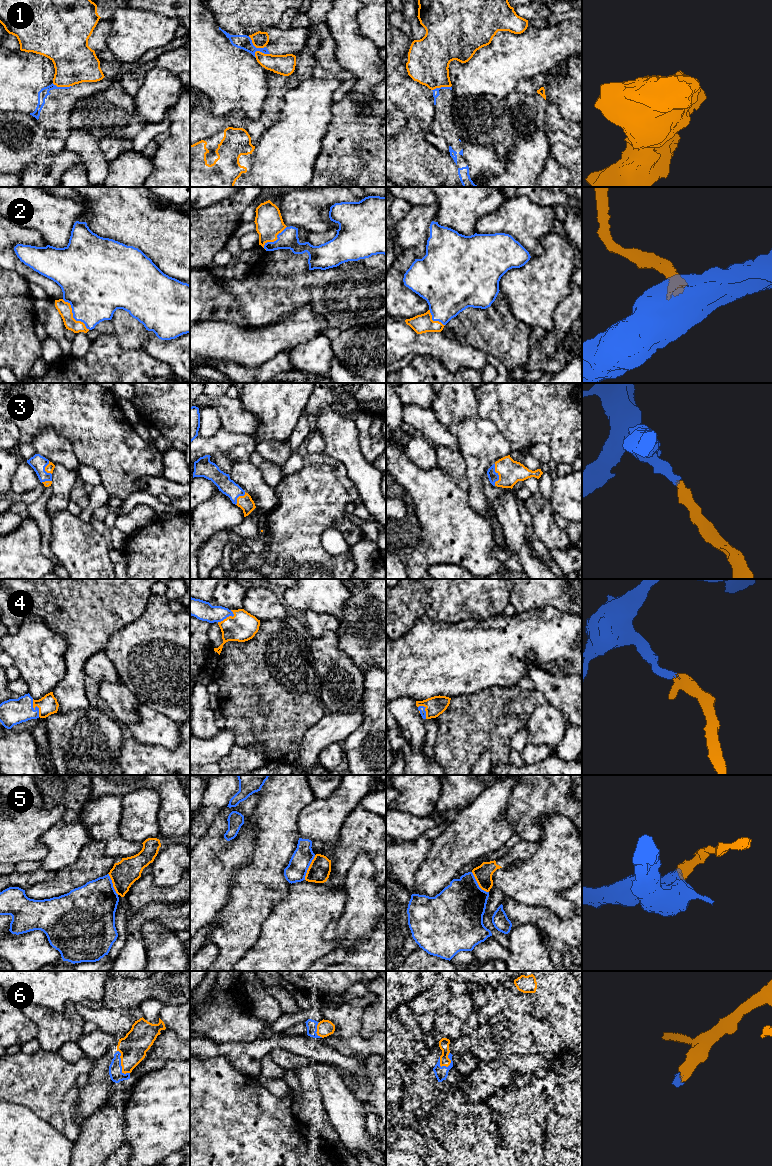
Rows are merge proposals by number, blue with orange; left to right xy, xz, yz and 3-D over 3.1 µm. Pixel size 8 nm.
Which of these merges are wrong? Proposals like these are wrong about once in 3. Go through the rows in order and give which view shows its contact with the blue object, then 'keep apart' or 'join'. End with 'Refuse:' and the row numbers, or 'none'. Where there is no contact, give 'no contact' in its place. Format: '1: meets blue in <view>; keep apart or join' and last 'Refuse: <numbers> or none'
1: meets blue in xz; keep apart
2: meets blue in xy; join
3: meets blue in yz; join
4: meets blue in xy; join
5: meets blue in xz; keep apart
6: meets blue in xy; join
Refuse: 1, 5

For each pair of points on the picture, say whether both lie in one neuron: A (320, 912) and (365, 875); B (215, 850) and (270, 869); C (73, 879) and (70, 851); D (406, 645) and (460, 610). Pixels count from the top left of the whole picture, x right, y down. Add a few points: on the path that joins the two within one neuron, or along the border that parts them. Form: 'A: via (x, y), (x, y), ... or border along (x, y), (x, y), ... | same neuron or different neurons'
A: border along (343, 886), (345, 901), (341, 914) | different neurons
B: border along (255, 838), (250, 861), (233, 878) | different neurons
C: border along (85, 845), (74, 863), (64, 866), (56, 872) | different neurons
D: border along (420, 618), (451, 623), (466, 620) | different neurons

